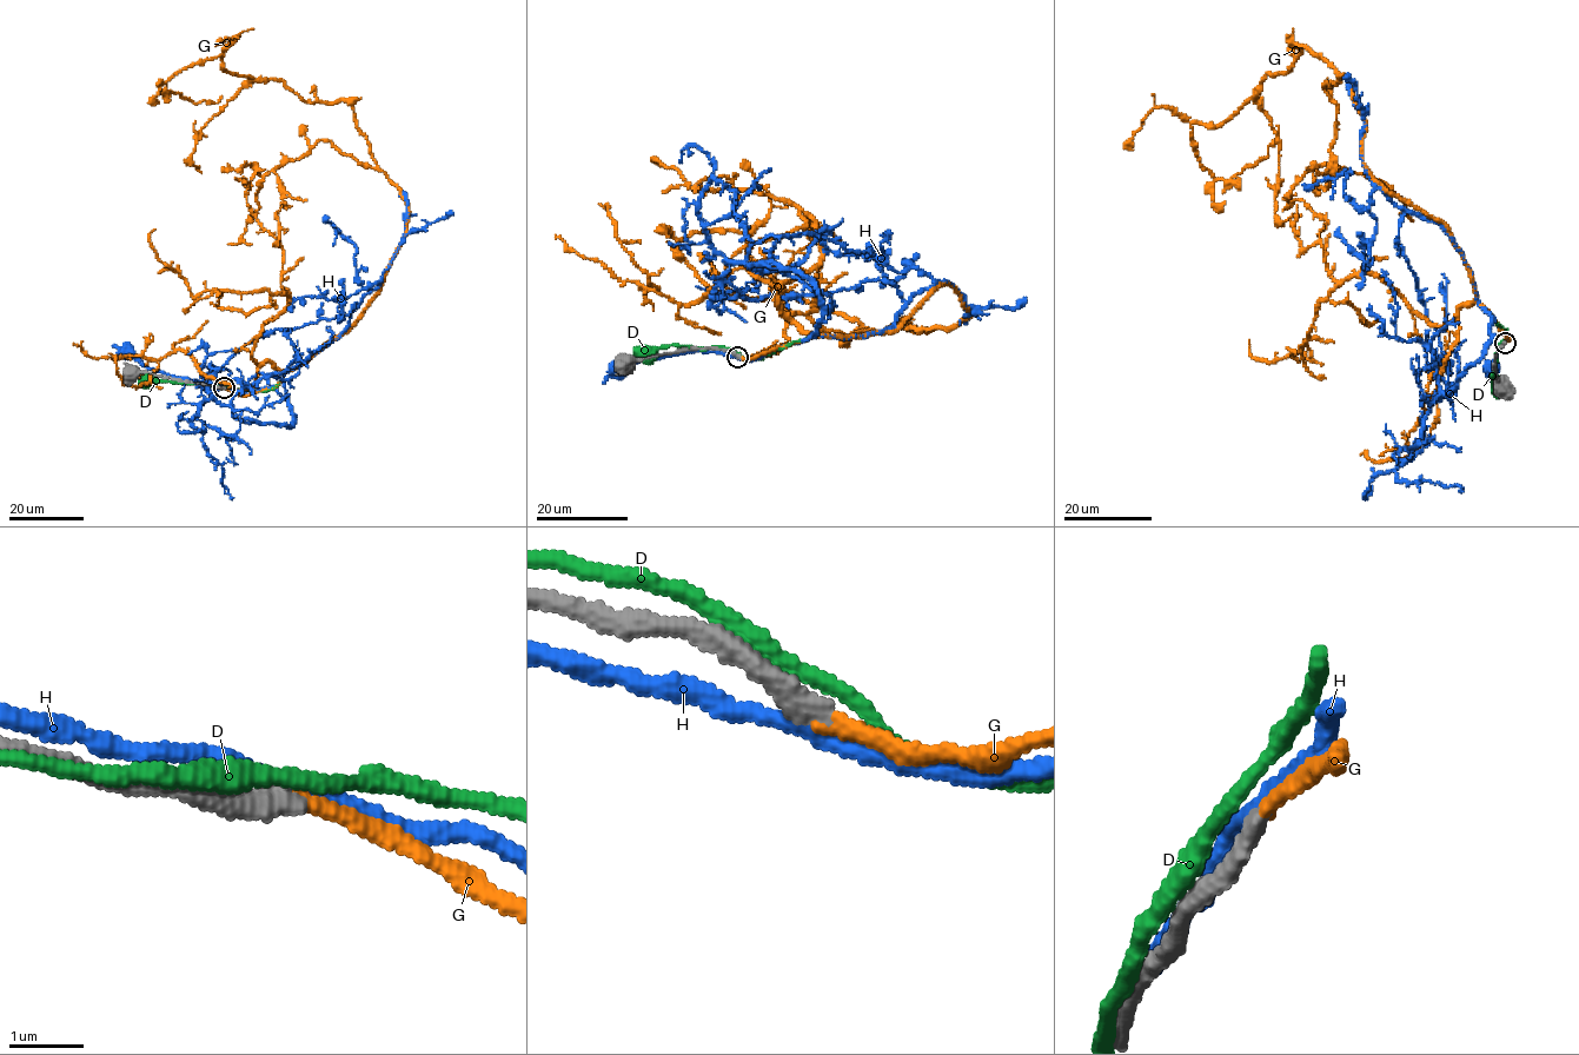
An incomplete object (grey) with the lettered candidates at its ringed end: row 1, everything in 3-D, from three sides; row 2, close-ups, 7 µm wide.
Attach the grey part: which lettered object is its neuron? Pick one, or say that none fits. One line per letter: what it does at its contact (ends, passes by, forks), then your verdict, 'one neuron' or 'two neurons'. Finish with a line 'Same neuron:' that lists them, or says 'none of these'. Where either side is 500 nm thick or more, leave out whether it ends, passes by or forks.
D: it passes by; two neurons
G: it ends there; one neuron
H: it passes by; two neurons
Same neuron: G

